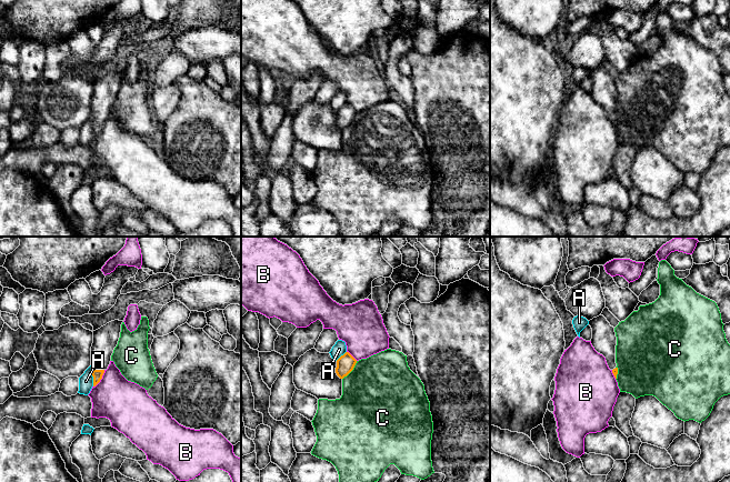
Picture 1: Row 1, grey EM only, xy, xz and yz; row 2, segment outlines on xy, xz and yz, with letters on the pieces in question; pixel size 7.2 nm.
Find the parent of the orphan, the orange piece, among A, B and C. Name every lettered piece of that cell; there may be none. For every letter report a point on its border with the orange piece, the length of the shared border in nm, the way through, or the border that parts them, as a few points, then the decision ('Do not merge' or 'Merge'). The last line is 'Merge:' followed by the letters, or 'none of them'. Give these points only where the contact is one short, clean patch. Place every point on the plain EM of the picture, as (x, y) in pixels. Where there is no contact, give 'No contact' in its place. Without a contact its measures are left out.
A: Touches orange at xy (93, 129). Shared border 120 nm. Boundary: xy (93, 121), (92, 137). Do not merge
B: Touches orange at xy (101, 129). Shared border 150 nm. Boundary: xy (104, 121), (101, 130), (93, 138). Do not merge
C: Touches orange at xz (351, 121). Shared border 170 nm. Boundary: xz (357, 112), (354, 118), (342, 130). Do not merge
Merge: none of them

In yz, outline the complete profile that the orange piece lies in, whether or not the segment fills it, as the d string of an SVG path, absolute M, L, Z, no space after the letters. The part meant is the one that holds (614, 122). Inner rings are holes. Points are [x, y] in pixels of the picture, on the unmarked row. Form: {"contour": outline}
{"contour": "M599 67L589 72L592 80L591 96L594 101L606 109L609 120L617 130L618 119L616 114L617 88L614 79L610 77L603 67Z"}

